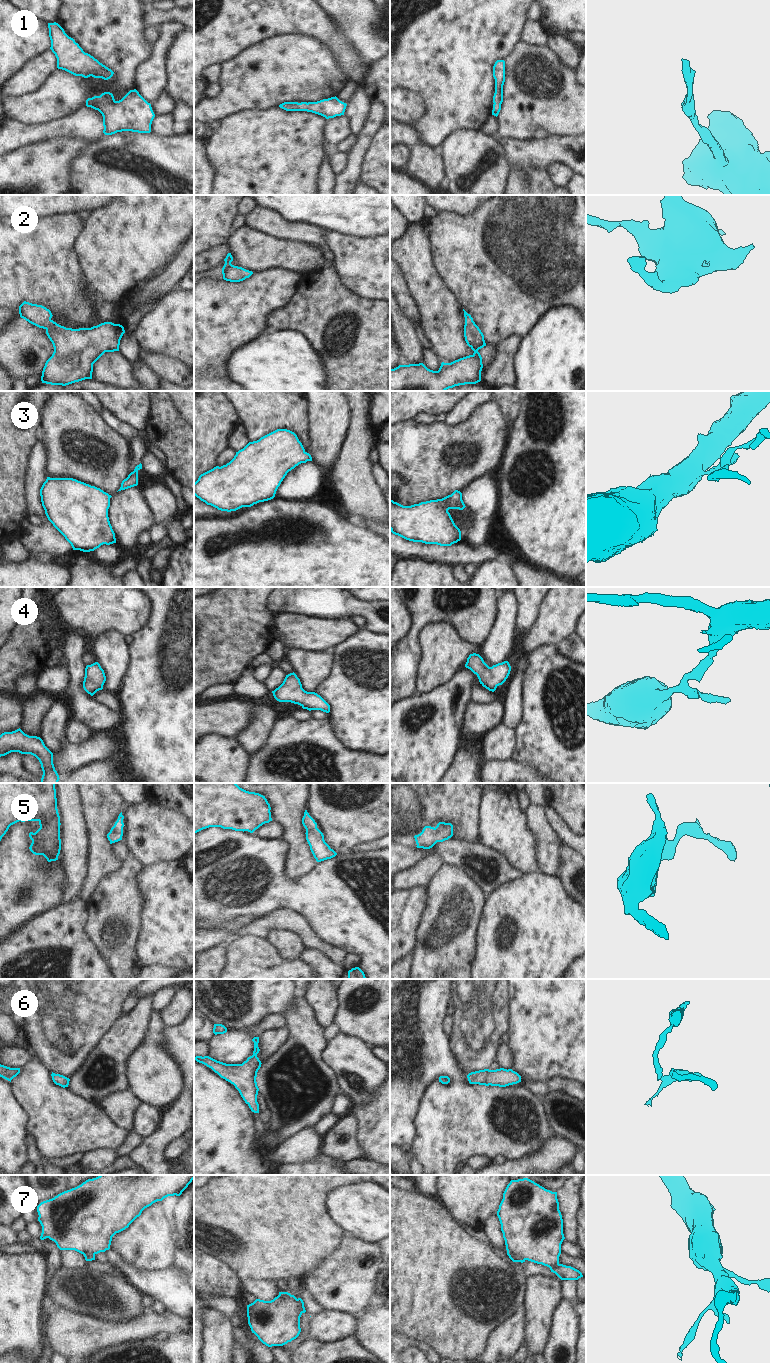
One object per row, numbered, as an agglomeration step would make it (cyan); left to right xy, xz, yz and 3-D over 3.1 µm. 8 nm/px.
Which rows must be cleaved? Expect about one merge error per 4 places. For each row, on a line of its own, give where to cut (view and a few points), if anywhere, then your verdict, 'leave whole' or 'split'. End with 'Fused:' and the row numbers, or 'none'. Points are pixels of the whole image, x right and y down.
1: cut none; leave whole
2: cut none; leave whole
3: cut none; leave whole
4: cut none; leave whole
5: cut none; leave whole
6: cut none; leave whole
7: cut yz (507, 1249), (524, 1260); split
Fused: 7

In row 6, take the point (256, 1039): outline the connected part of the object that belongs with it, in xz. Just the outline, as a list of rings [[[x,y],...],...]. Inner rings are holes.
[[[254,1037],[252,1041],[254,1042],[253,1055],[242,1064],[226,1064],[209,1056],[196,1056],[194,1060],[211,1068],[221,1078],[233,1084],[251,1111],[259,1113],[257,1102],[259,1088],[256,1082],[257,1072],[262,1064],[257,1057],[260,1051],[259,1037]]]

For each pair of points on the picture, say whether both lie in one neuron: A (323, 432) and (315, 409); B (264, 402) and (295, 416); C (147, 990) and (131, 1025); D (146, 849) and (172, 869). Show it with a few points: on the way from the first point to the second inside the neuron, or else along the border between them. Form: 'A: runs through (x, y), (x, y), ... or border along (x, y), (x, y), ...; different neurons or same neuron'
A: runs through (323, 426), (323, 417), (321, 415); same neuron
B: runs through (272, 402), (278, 402), (287, 408); same neuron
C: border along (154, 994), (144, 997), (140, 1001); different neurons
D: border along (181, 860), (163, 860), (144, 866); different neurons

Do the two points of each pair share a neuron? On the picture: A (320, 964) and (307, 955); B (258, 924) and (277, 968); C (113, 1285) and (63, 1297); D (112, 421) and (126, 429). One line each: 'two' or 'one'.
A: one
B: two
C: one
D: one

